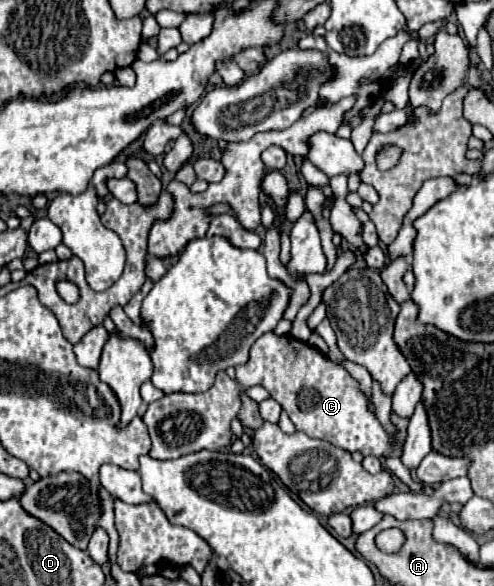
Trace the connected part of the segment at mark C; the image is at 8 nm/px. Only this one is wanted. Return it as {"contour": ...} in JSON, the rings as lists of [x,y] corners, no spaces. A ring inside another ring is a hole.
{"contour":[[[272,332],[260,336],[250,348],[248,362],[236,366],[236,380],[242,388],[250,388],[254,384],[264,386],[270,396],[286,410],[296,430],[308,434],[310,438],[326,440],[332,446],[344,448],[348,452],[358,450],[364,456],[372,454],[376,458],[386,458],[402,454],[408,420],[396,418],[392,414],[392,422],[400,432],[398,442],[392,444],[392,436],[388,436],[378,418],[368,412],[368,402],[358,390],[354,378],[342,366],[332,364],[316,348],[294,340],[292,336],[276,336]]]}

